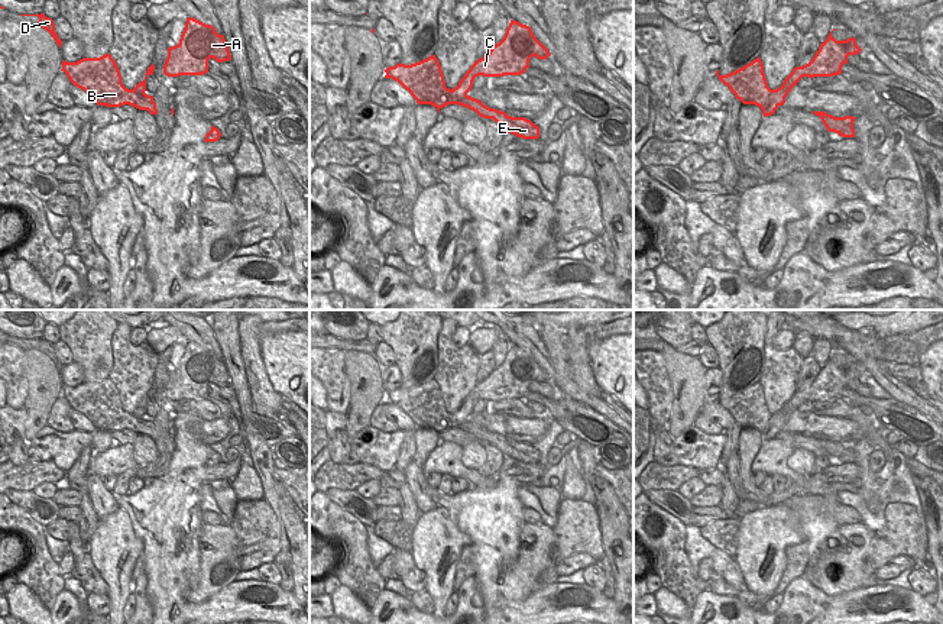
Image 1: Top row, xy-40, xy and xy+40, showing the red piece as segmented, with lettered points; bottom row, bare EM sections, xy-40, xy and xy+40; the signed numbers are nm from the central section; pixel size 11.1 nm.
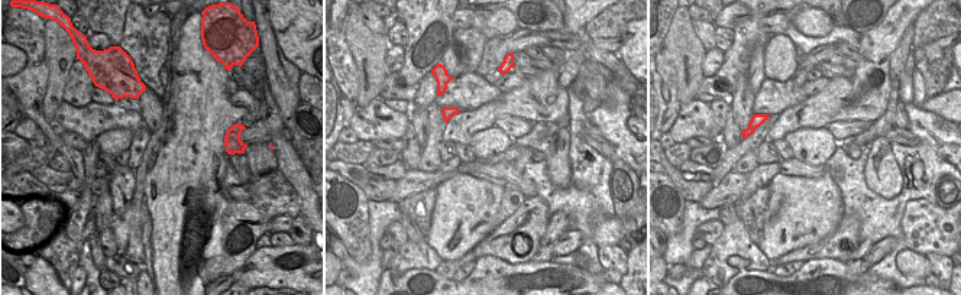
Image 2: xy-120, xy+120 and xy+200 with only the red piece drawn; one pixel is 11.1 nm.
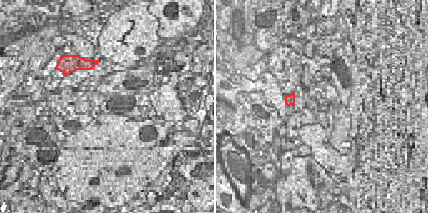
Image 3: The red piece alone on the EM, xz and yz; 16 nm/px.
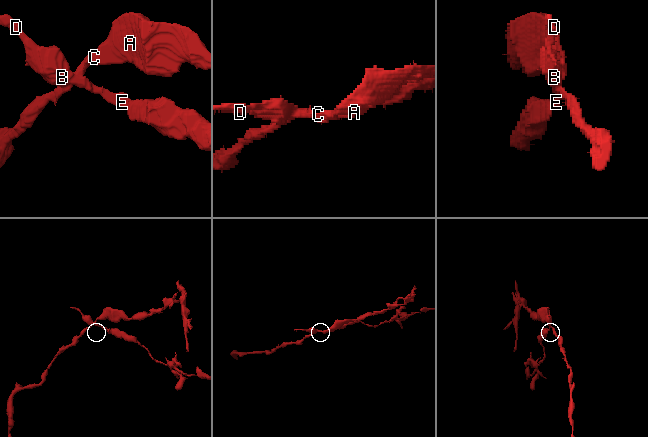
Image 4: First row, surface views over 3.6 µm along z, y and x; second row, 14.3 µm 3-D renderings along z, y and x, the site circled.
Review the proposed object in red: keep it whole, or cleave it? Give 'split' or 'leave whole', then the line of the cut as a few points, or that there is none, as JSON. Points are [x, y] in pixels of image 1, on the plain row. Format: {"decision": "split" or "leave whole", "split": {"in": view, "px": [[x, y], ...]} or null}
{"decision": "split", "split": {"in": "xy", "px": [[453, 413], [454, 422], [460, 429]]}}

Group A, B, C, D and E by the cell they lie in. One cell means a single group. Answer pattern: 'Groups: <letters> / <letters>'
Groups: A C / B D E.

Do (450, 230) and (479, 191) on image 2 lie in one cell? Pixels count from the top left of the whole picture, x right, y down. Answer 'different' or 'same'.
same

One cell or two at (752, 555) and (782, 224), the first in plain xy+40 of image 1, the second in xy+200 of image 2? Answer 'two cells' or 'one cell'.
one cell

